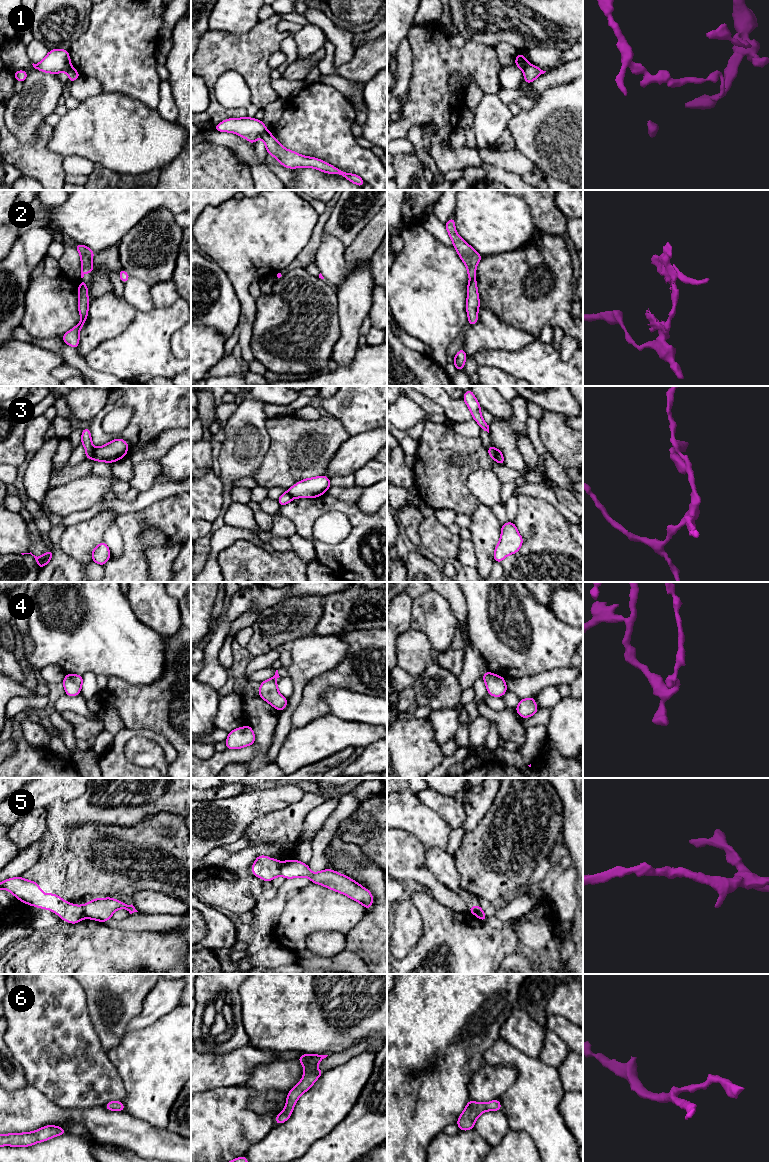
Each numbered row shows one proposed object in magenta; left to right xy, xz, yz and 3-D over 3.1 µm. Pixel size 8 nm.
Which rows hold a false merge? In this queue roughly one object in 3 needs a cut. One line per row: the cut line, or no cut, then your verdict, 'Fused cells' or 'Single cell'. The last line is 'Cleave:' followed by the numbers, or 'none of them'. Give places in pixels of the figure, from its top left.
1: Split along xz (267, 130), (260, 136). Fused cells
2: No split. Single cell
3: Split along xy (93, 448), (94, 459). Fused cells
4: No split. Single cell
5: Split along xy (82, 906), (85, 917). Fused cells
6: No split. Single cell
Cleave: 1, 3, 5

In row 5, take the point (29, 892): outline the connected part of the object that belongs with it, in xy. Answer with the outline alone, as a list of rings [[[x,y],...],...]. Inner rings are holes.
[[[22,877],[9,878],[0,883],[0,889],[10,891],[18,900],[28,905],[53,911],[68,923],[76,924],[85,918],[83,906],[74,906],[54,893],[44,894],[35,881]]]

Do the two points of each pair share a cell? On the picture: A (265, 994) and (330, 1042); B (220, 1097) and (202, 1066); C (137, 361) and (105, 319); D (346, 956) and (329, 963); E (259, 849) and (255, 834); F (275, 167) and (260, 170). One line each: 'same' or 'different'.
A: same
B: different
C: different
D: same
E: different
F: different

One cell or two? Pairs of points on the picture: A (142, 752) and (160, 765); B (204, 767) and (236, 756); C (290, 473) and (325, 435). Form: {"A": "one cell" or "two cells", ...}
{"A": "one cell", "B": "one cell", "C": "one cell"}

